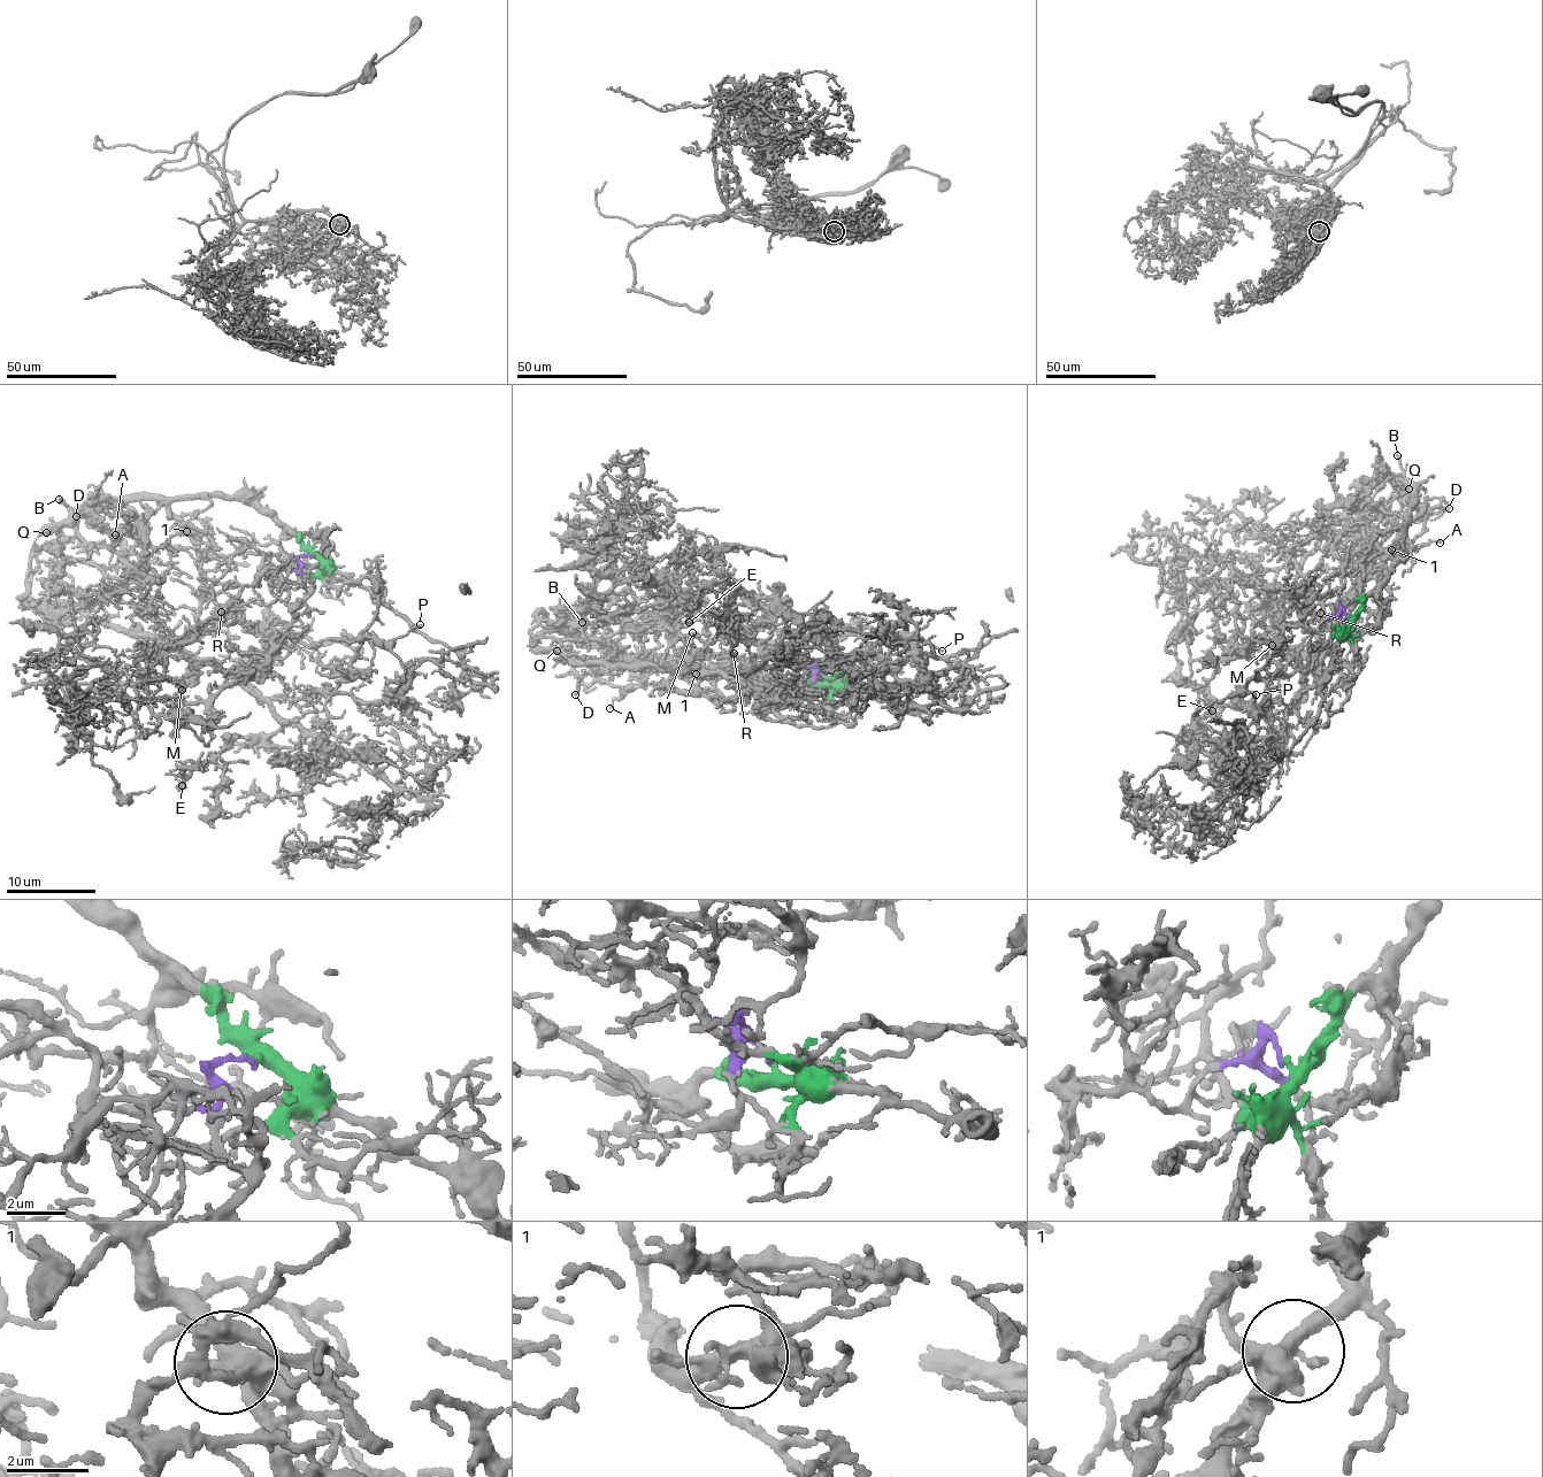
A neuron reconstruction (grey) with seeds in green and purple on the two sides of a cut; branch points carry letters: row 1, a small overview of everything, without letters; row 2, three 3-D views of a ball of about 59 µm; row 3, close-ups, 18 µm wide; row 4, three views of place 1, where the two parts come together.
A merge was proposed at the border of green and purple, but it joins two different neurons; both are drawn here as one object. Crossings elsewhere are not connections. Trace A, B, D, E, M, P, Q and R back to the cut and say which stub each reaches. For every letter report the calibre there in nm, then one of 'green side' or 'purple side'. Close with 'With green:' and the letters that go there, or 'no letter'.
A: 140 nm thick; green side
B: 160 nm thick; green side
D: 150 nm thick; green side
E: 170 nm thick; purple side
M: 170 nm thick; purple side
P: 140 nm thick; green side
Q: 150 nm thick; green side
R: 120 nm thick; green side
With green: A, B, D, P, Q, R

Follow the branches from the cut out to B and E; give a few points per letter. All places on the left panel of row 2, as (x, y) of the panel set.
B: (312, 556), (283, 524), (242, 500), (136, 492), (124, 498), (105, 495), (71, 507), (59, 498)
E: (312, 556), (294, 622), (238, 671), (279, 729), (187, 762), (182, 785)

